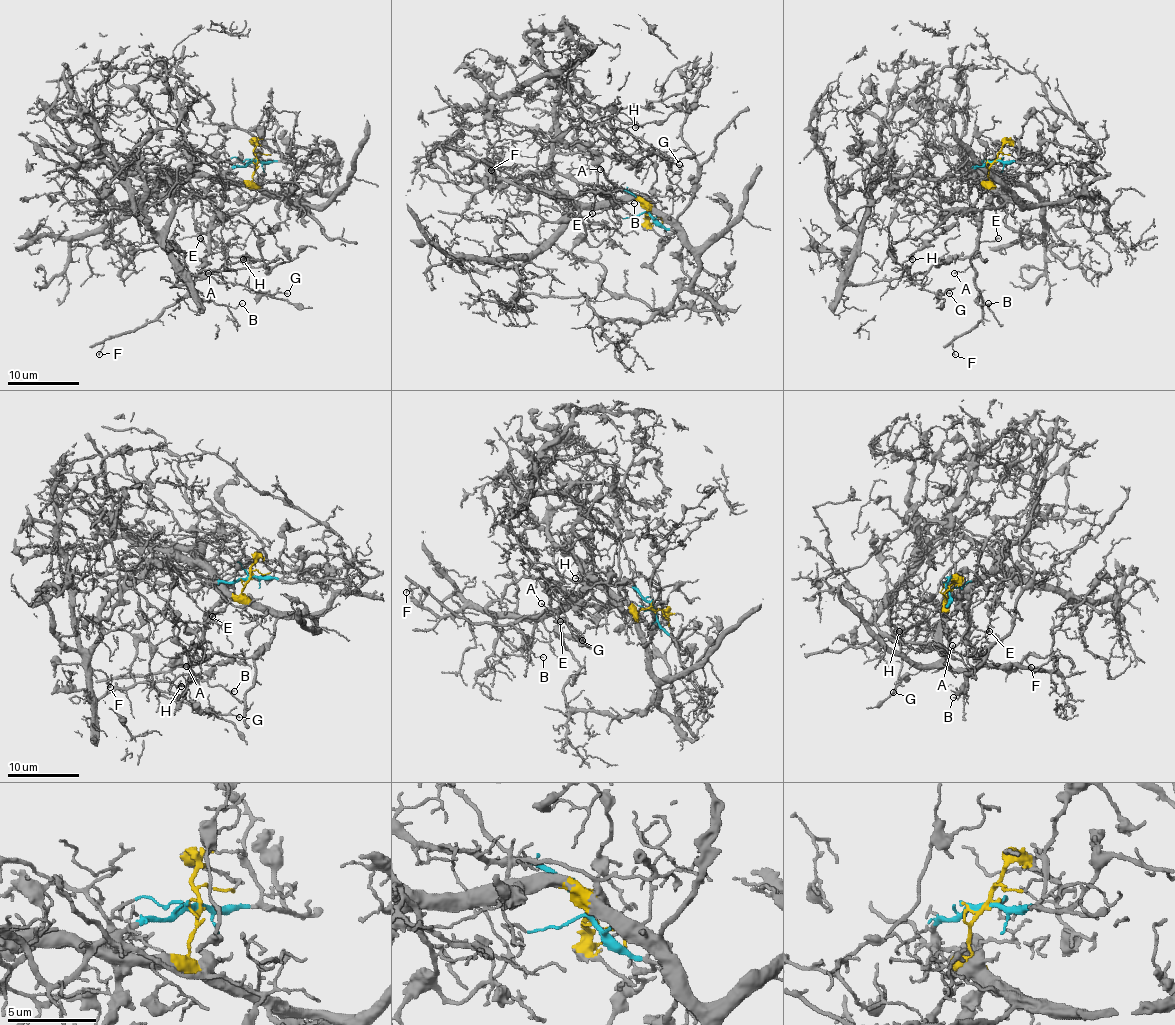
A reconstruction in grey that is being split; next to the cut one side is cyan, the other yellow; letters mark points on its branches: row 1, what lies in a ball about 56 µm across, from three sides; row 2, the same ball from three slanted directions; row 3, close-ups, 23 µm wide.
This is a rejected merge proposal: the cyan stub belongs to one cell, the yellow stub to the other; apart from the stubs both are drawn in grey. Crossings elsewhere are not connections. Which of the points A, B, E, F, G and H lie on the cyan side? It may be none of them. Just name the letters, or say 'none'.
G, H

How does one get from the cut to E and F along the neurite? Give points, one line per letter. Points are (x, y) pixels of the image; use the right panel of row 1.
E: (993, 161), (984, 182), (993, 191), (993, 200), (982, 213), (978, 243), (995, 242), (998, 238)
F: (993, 161), (984, 182), (993, 200), (982, 213), (978, 251), (971, 261), (982, 317), (952, 342), (955, 355)

